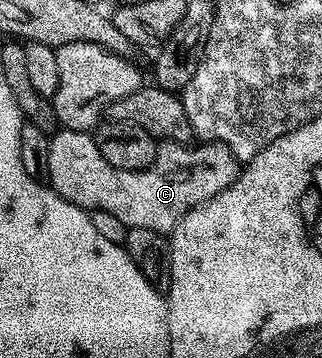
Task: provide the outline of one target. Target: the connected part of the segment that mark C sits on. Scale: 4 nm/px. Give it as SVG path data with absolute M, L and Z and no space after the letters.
M59 128L49 138L50 188L81 209L99 209L116 215L127 229L151 229L163 235L173 233L188 210L224 191L238 178L239 172L239 161L221 143L177 145L175 141L163 141L158 146L156 159L147 169L121 169L112 167L100 155L100 147L89 132Z

